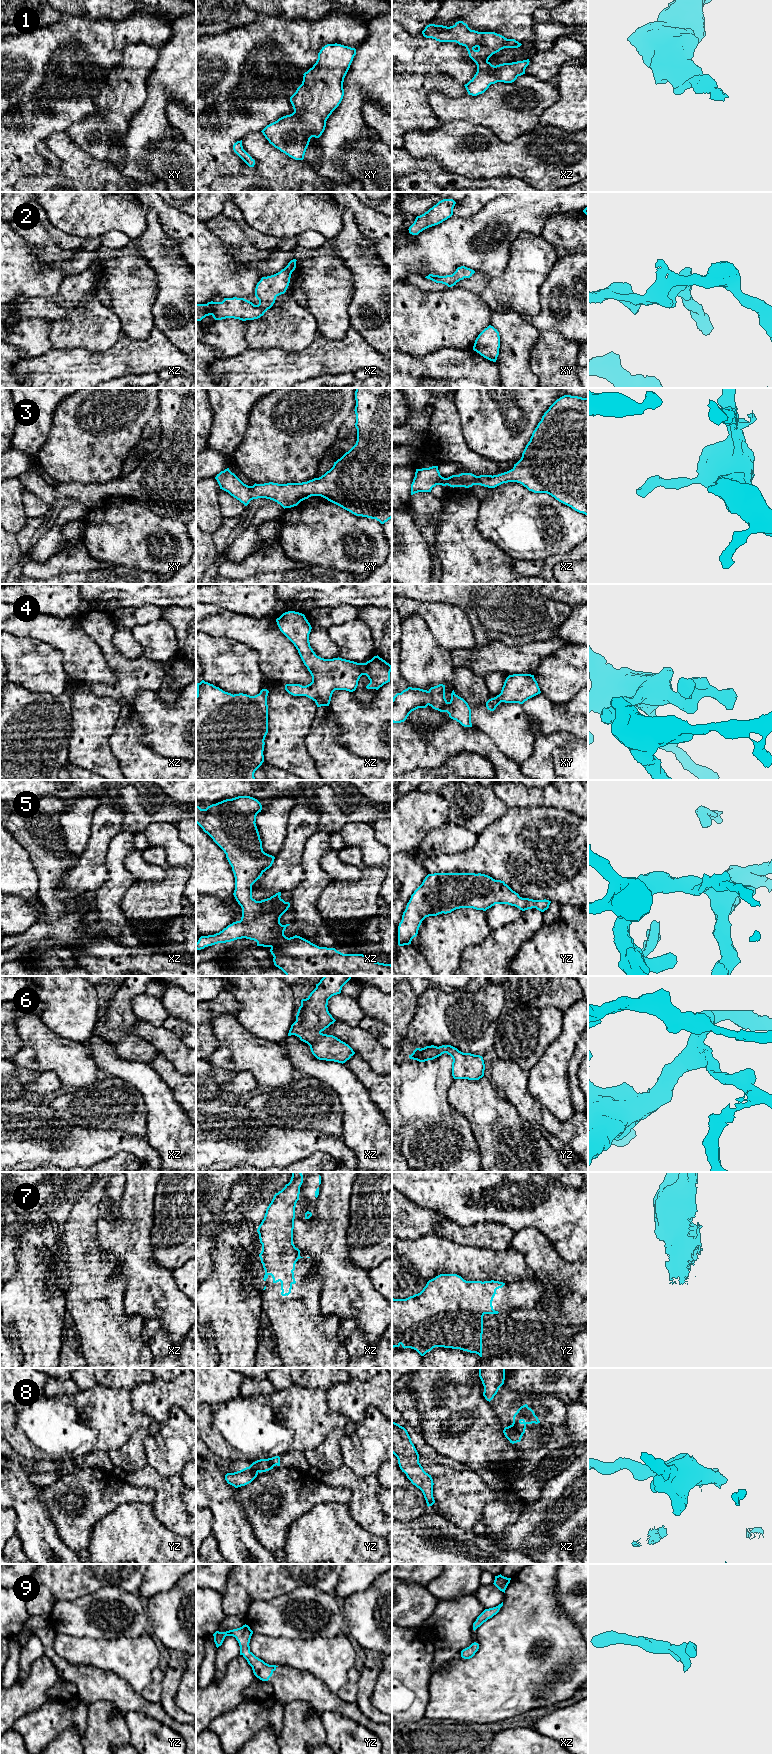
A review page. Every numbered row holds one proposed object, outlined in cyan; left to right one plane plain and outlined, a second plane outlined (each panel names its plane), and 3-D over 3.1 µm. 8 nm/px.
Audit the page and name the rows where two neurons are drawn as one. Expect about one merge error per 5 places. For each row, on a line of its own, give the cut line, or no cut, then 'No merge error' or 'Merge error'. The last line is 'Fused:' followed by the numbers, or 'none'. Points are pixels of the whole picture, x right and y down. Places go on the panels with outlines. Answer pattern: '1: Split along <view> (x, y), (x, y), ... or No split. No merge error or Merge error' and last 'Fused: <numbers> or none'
1: No split. No merge error
2: No split. No merge error
3: No split. No merge error
4: No split. No merge error
5: No split. No merge error
6: No split. No merge error
7: No split. No merge error
8: Split along xz (512, 1423), (522, 1434). Merge error
9: No split. No merge error
Fused: 8

